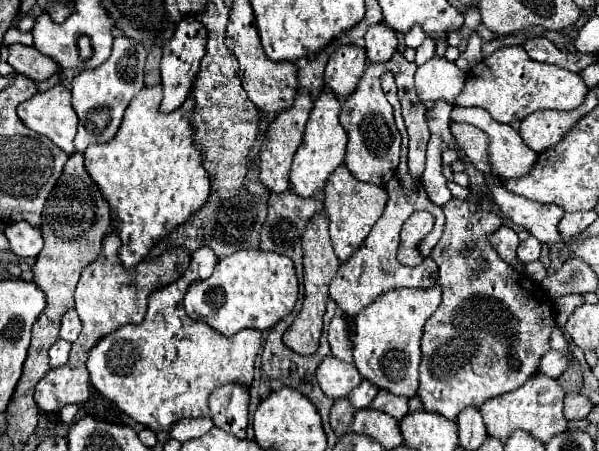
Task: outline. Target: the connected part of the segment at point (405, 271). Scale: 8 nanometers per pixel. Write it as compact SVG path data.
M384 73L382 75L382 91L386 95L386 99L390 101L392 109L394 109L394 121L396 121L396 127L402 135L402 155L400 155L400 165L398 165L398 171L396 175L392 177L392 181L388 183L386 191L388 191L388 203L386 203L386 209L384 209L384 215L376 221L376 225L372 227L370 235L364 239L364 243L360 245L360 249L340 265L336 277L332 279L330 283L330 297L338 303L338 307L348 315L348 317L356 317L364 307L368 307L372 301L376 301L380 295L384 295L386 291L390 289L396 289L396 287L416 287L416 289L428 289L428 287L434 287L436 281L438 281L438 267L436 263L426 257L420 265L416 267L404 267L396 253L398 253L398 243L400 243L400 229L404 225L404 221L414 213L414 211L430 211L434 217L436 217L436 225L434 229L426 235L424 239L424 247L426 249L432 249L440 237L442 237L442 229L444 229L444 213L442 213L442 207L434 205L422 183L412 179L412 175L408 173L408 165L406 165L406 153L408 153L408 133L406 133L406 127L404 127L404 121L402 121L402 115L400 115L400 101L398 101L398 95L396 95L396 83L394 83L394 75L392 73Z

